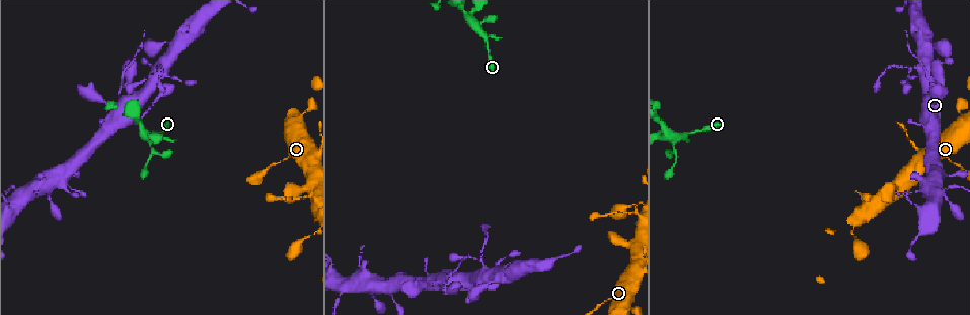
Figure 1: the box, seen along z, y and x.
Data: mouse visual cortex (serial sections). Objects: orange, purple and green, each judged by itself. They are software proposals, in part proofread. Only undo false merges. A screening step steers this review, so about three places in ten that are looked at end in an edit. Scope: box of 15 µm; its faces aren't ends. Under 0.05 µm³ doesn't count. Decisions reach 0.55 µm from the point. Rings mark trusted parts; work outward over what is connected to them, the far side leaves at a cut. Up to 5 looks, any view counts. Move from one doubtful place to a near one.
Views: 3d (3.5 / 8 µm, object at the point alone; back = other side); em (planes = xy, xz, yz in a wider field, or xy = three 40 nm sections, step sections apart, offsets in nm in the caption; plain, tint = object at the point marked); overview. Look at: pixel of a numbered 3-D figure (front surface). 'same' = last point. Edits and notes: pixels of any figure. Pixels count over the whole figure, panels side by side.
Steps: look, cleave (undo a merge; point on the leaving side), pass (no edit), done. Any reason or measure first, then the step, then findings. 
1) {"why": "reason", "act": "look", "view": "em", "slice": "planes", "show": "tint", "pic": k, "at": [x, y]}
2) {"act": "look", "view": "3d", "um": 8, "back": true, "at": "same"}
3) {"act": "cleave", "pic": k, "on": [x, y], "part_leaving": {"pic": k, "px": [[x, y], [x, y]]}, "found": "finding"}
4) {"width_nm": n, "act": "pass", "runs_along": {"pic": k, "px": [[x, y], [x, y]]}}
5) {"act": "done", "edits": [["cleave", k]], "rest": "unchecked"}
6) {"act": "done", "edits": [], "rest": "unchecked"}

{"why": "thick turns thin", "act": "look", "view": "3d", "um": 3.5, "pic": 1, "at": [677, 134]}

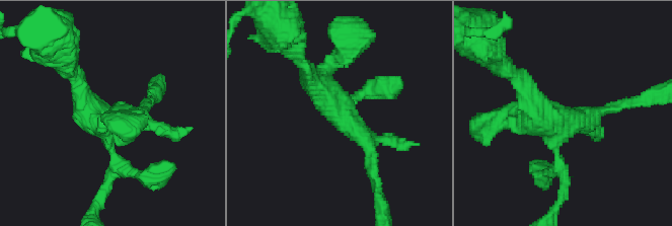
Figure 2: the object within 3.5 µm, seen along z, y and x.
{"arm_widths_nm": [150, 200, 250, 300], "act": "pass", "runs_along": {"pic": 2, "px": [[370, 157], [364, 137], [305, 67]]}, "found": "continuous, no second cell"}

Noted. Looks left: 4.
{"act": "look", "view": "3d", "um": 3.5, "pic": 1, "at": [614, 213]}

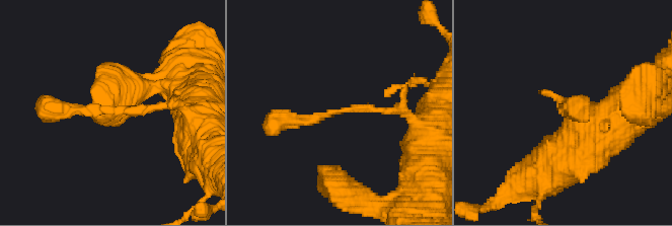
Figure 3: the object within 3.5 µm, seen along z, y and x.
{"why": "need the tissue", "act": "look", "view": "em", "slice": "xy", "step": 1, "show": "tint", "pic": 3, "at": [116, 114]}

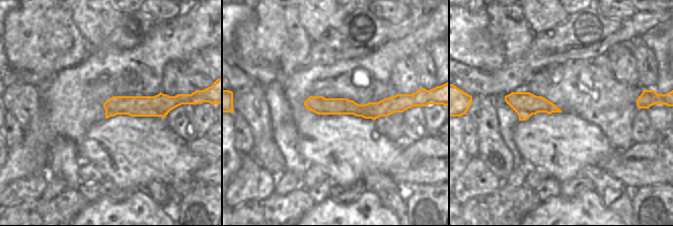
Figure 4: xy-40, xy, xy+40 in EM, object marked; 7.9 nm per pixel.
{"act": "pass", "runs_along": {"pic": 3, "px": [[406, 114], [345, 108], [279, 122]]}, "found": "continuous, no second cell"}

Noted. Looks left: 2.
{"act": "done", "edits": [], "rest": "unchecked"}

